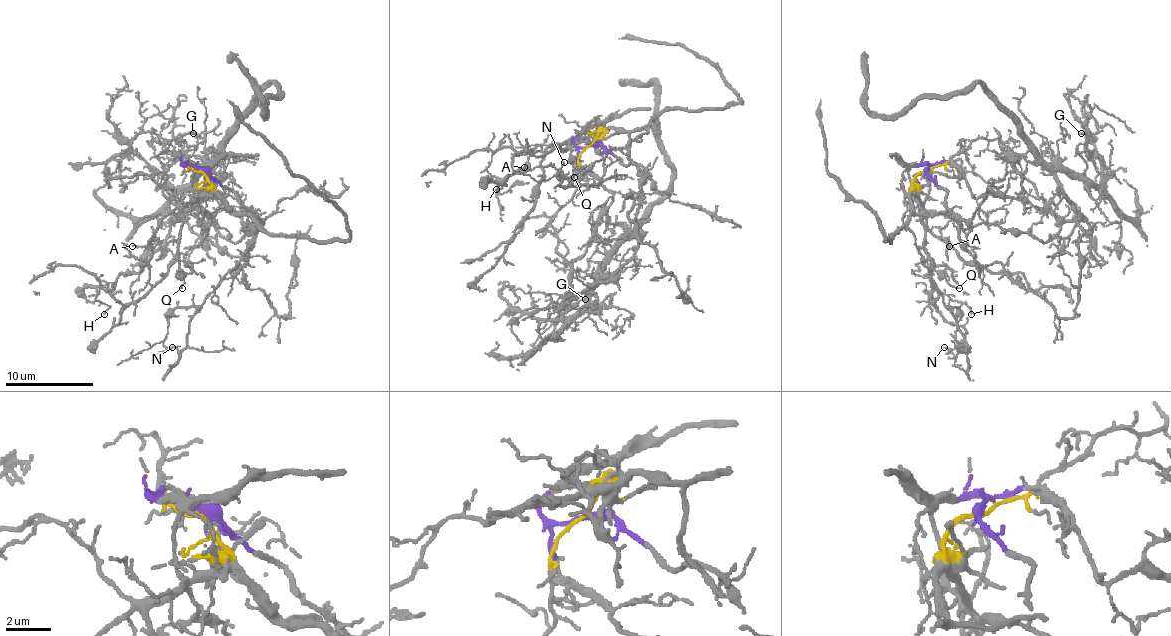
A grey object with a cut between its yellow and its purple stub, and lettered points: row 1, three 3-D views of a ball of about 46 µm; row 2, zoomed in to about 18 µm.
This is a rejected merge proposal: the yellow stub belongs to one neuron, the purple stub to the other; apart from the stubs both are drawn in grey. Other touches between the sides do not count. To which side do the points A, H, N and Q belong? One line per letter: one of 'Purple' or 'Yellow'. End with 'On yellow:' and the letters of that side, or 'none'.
A: Yellow
H: Yellow
N: Yellow
Q: Yellow
On yellow: A, H, N, Q

